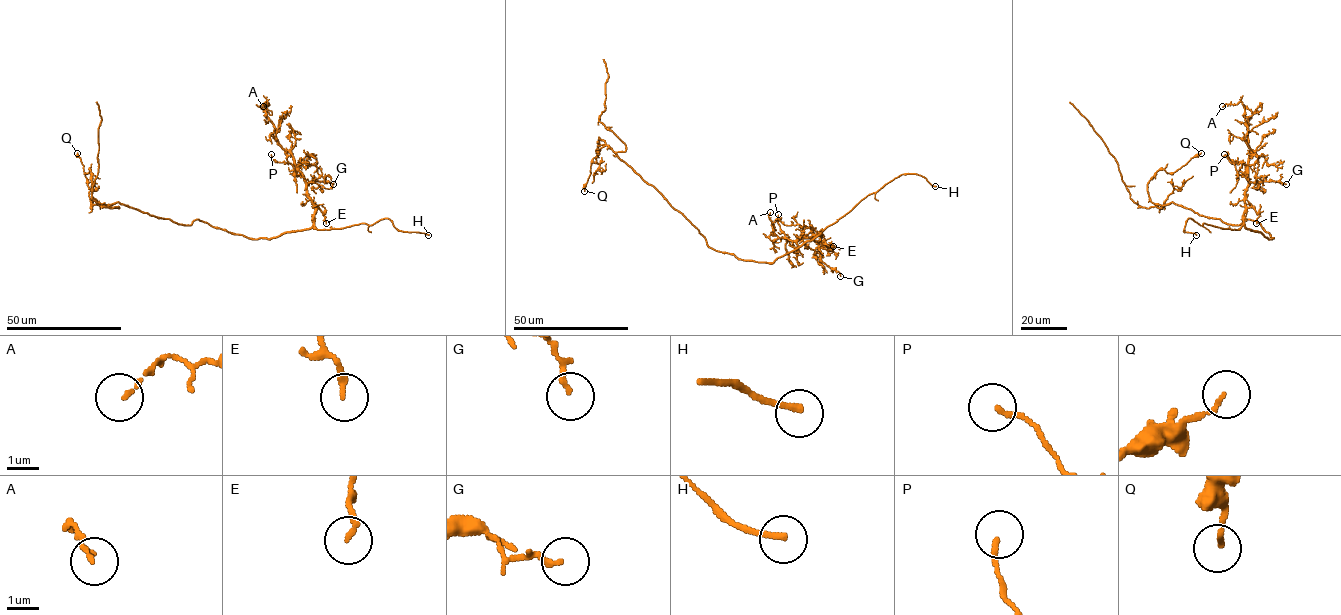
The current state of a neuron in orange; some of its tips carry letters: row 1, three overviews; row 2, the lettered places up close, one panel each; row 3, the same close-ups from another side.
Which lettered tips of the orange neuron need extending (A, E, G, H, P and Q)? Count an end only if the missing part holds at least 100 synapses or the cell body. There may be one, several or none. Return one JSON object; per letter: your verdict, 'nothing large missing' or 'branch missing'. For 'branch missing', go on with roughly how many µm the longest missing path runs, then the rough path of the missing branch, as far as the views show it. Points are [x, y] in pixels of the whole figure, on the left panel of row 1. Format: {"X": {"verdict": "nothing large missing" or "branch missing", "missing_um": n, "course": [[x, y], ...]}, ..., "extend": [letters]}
{"A": {"verdict": "nothing large missing"}, "E": {"verdict": "nothing large missing"}, "G": {"verdict": "nothing large missing"}, "H": {"verdict": "branch missing", "missing_um": 8, "course": [[428, 235], [440, 243]]}, "P": {"verdict": "nothing large missing"}, "Q": {"verdict": "nothing large missing"}, "extend": ["H"]}

